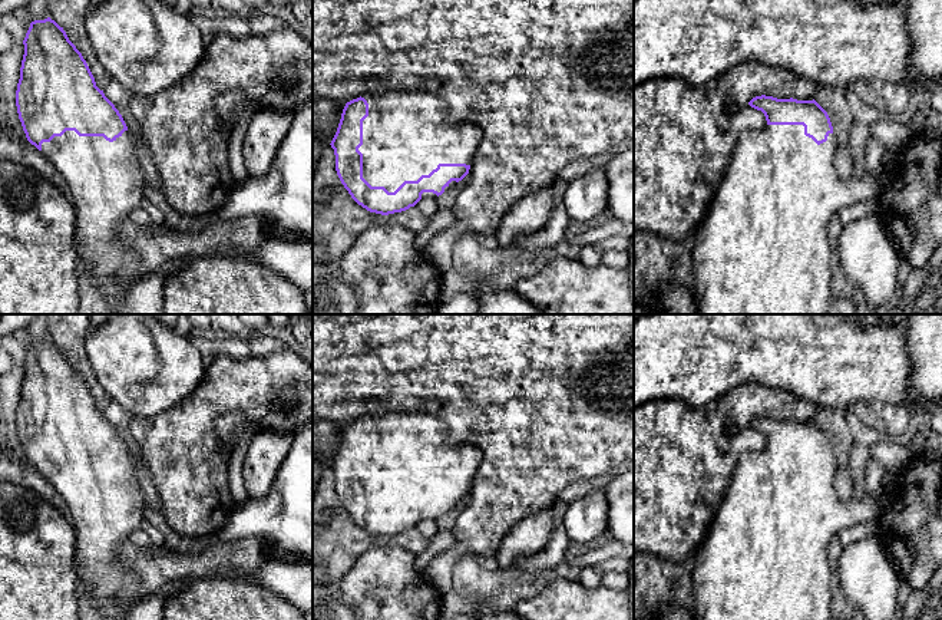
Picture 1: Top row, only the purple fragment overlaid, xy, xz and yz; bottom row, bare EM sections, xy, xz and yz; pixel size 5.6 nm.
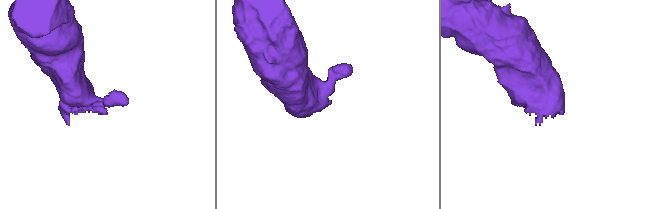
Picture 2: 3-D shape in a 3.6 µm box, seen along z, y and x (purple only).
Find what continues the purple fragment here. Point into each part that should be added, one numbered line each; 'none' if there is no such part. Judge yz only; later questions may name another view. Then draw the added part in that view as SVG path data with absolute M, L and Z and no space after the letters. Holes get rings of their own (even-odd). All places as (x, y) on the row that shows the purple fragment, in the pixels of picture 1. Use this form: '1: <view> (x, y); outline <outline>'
1: yz (763, 247); outline M766 125L764 129L747 129L738 136L738 145L730 159L727 172L710 204L707 215L701 220L693 238L695 241L693 250L693 274L695 278L694 296L698 314L826 314L832 301L832 274L833 253L829 241L827 227L830 218L849 204L862 201L875 201L880 191L890 182L889 171L883 169L877 174L865 172L852 179L842 179L834 168L836 138L829 133L827 141L817 145L812 138L804 135L803 125Z

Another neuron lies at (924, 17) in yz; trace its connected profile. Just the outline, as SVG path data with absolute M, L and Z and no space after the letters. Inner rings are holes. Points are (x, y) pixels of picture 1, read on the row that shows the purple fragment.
M857 0L862 6L893 3L905 10L910 63L929 95L942 79L942 0Z

